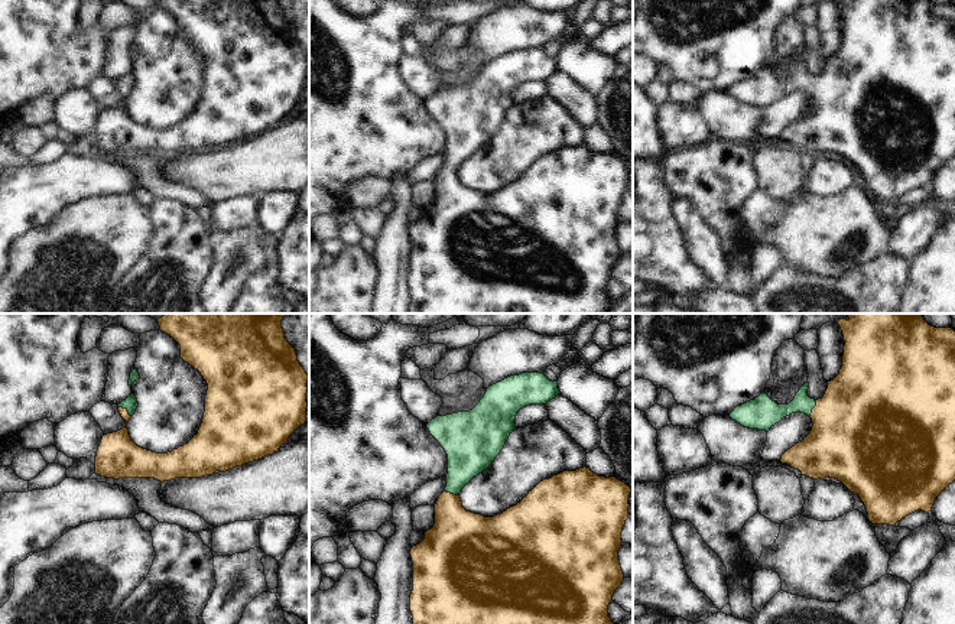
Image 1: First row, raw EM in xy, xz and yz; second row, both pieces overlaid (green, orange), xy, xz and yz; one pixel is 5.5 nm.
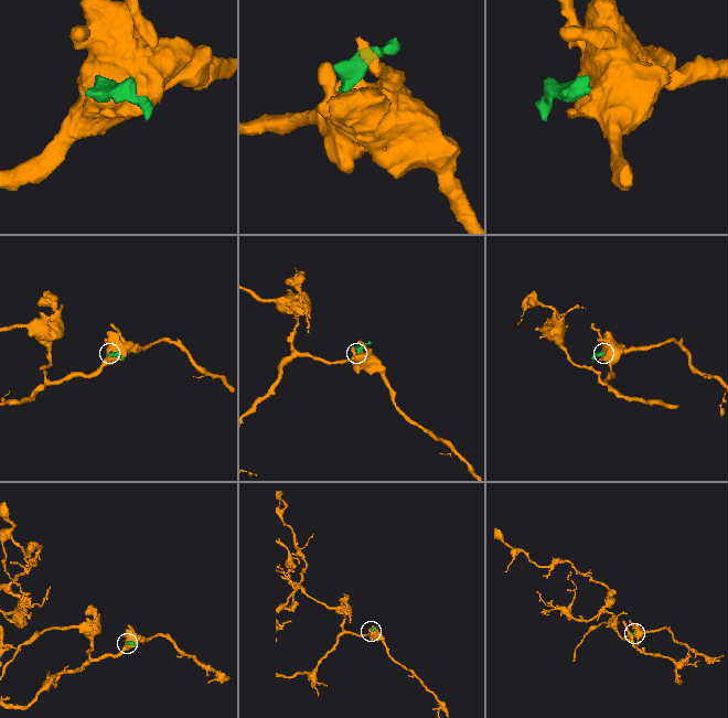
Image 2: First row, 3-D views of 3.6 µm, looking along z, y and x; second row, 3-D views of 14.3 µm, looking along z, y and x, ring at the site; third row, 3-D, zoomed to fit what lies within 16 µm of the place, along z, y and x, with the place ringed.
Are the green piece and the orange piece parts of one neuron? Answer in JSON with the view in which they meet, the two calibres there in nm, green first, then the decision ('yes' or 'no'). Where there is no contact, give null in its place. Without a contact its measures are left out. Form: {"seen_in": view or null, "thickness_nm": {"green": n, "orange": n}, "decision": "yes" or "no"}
{"seen_in": "yz", "thickness_nm": {"green": 140, "orange": 460}, "decision": "yes"}

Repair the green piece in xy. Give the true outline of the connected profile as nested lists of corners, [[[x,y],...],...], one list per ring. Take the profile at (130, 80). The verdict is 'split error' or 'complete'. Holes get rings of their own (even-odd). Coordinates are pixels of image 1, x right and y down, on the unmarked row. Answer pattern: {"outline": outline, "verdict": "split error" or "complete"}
{"outline": [[[131,69],[126,77],[117,81],[121,94],[129,100],[130,94],[134,91],[139,79],[136,72]]], "verdict": "split error"}

